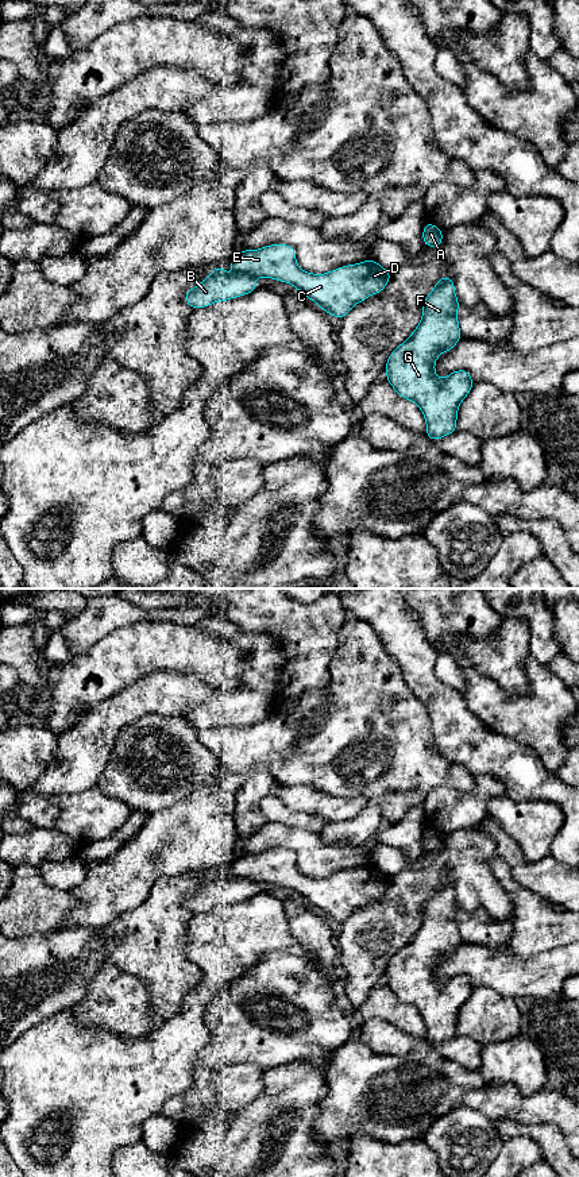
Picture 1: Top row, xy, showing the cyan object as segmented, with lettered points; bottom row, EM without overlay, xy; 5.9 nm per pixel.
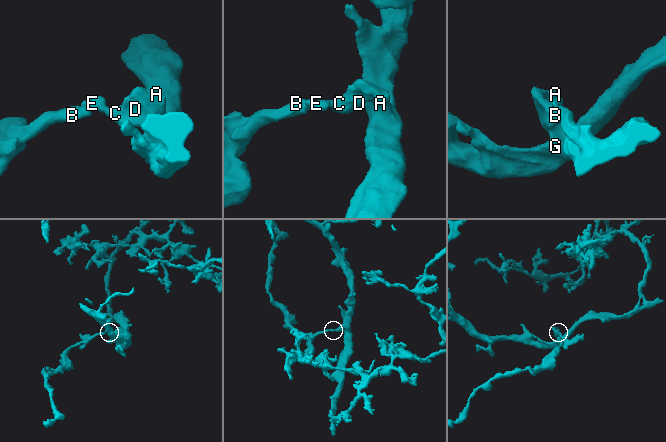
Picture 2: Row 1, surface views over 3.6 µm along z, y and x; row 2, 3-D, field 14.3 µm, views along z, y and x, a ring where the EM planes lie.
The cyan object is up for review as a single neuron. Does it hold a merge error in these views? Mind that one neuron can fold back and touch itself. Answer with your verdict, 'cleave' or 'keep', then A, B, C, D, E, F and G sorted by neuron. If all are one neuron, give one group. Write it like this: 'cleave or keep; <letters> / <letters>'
cleave; A C D E F G / B

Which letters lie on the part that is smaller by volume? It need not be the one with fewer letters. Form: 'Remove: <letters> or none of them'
Remove: B

